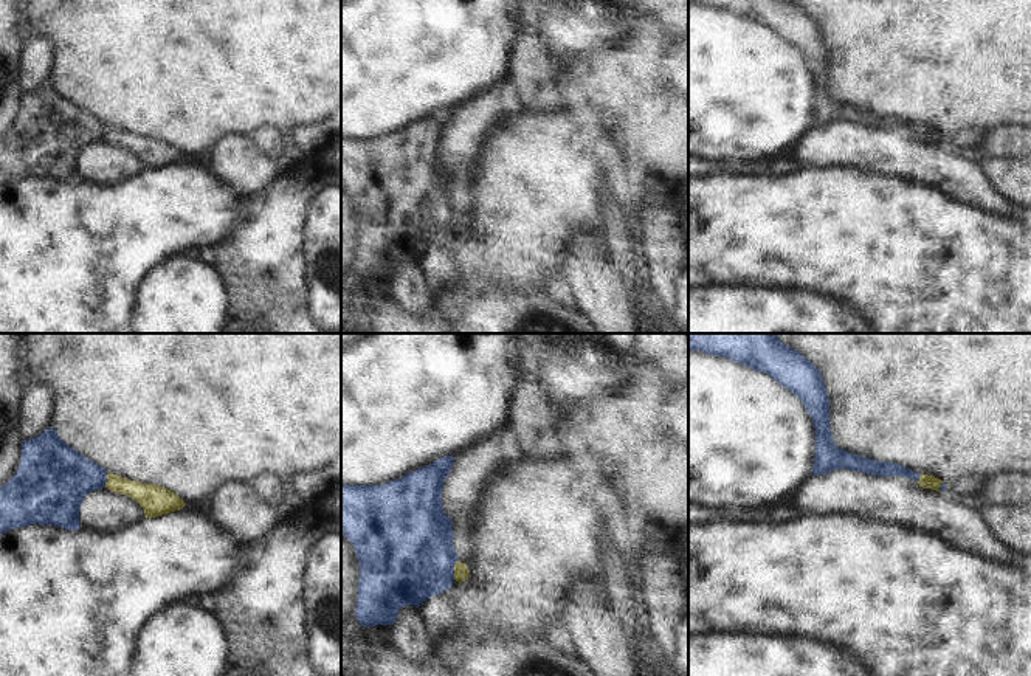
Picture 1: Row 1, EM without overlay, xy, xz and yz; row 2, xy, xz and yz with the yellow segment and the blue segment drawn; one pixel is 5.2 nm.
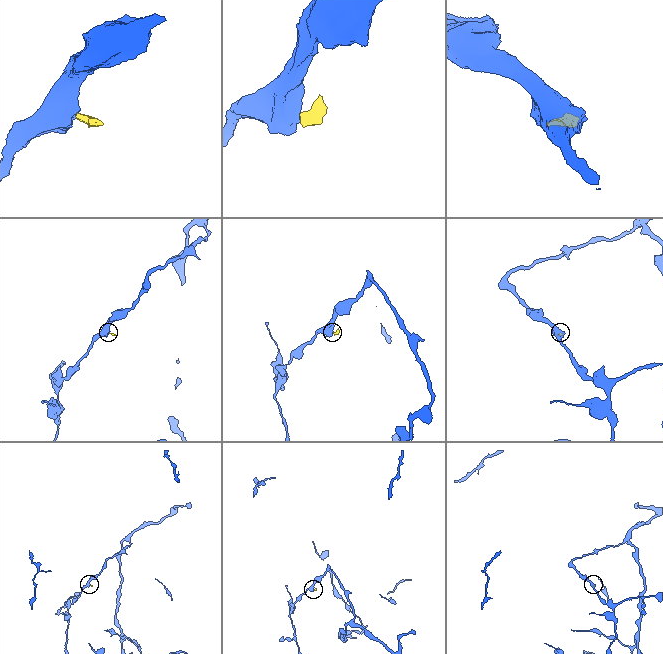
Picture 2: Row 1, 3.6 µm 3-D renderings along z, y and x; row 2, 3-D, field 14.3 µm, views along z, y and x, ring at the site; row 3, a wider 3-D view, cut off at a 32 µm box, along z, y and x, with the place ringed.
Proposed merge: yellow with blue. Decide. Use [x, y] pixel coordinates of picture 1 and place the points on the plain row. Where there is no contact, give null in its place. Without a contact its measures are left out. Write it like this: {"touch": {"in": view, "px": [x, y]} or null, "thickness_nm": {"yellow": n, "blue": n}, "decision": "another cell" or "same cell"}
{"touch": {"in": "xz", "px": [455, 224]}, "thickness_nm": {"yellow": 80, "blue": 460}, "decision": "another cell"}

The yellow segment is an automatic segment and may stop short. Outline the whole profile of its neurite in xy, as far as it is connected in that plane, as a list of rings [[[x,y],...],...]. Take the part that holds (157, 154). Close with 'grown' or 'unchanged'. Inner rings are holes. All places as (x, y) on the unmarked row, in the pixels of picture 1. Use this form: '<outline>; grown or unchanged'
[[[107,126],[105,140],[133,150],[144,161],[144,171],[167,167],[186,158],[178,147],[164,140],[130,133],[113,126]]]; unchanged

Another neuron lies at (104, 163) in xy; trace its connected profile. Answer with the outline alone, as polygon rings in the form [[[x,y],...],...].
[[[105,138],[90,144],[79,160],[79,175],[87,183],[115,186],[138,177],[144,161],[130,149],[115,146]]]

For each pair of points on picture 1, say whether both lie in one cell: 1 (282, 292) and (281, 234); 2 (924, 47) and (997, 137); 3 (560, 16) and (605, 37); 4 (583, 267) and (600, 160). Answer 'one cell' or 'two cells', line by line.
1: one cell
2: two cells
3: one cell
4: two cells

